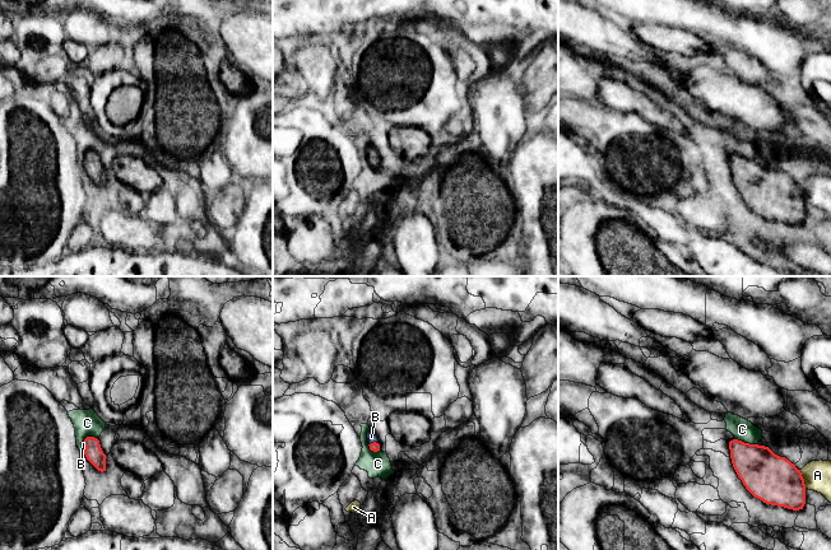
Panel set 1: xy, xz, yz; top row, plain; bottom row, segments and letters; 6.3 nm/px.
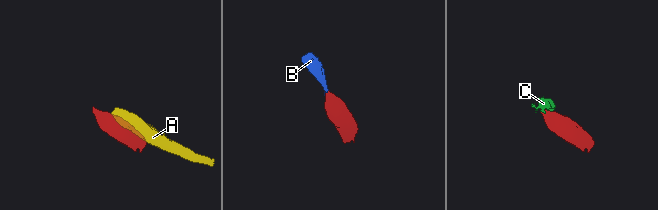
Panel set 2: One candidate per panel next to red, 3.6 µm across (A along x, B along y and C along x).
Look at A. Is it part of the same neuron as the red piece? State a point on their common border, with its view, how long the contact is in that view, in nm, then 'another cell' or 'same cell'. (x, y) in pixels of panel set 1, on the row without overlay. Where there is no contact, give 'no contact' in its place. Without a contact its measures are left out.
yz (803, 194) | 130 nm | another cell

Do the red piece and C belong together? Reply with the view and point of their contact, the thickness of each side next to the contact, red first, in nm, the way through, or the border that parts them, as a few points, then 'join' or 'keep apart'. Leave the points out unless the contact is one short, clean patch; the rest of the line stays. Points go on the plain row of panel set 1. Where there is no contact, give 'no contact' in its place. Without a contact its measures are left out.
meets red in yz at (746, 158); 300 nm thick on the red side, 140 nm on the other; border along yz (734, 153), (756, 159); keep apart

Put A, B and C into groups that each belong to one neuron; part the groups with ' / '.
A / B / C

